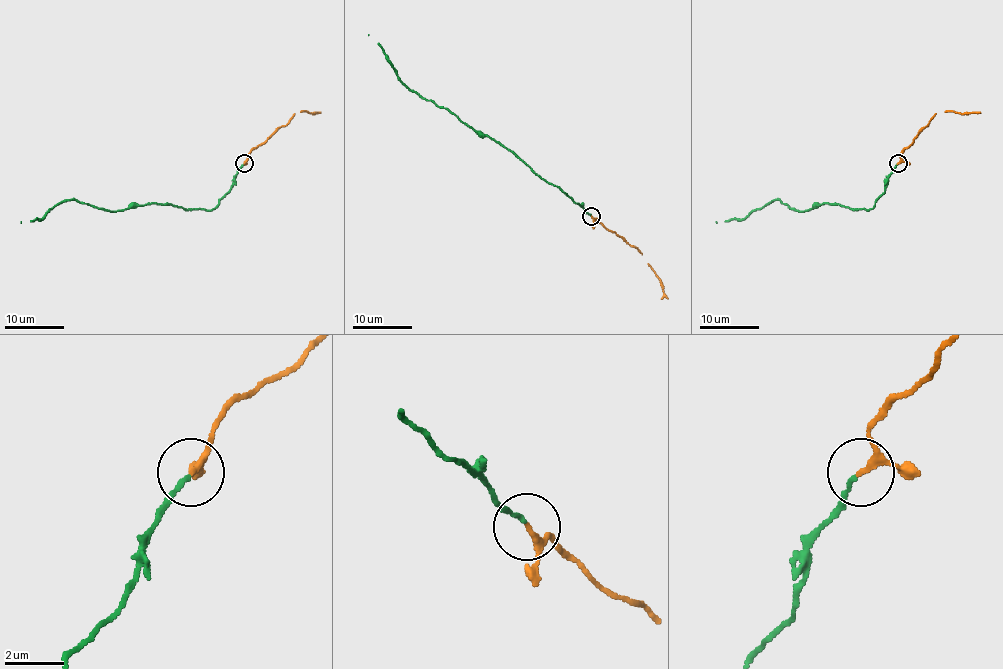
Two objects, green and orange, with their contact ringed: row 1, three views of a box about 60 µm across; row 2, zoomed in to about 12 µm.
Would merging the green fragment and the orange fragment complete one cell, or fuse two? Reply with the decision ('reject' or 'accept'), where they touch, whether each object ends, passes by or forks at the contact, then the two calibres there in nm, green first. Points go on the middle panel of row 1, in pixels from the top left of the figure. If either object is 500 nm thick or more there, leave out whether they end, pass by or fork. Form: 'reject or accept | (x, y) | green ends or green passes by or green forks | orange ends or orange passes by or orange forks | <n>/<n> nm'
accept | (591, 216) | green ends | orange passes by | 140/160 nm

